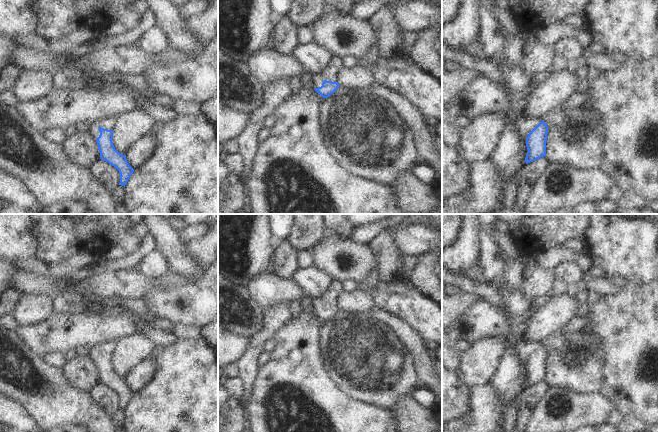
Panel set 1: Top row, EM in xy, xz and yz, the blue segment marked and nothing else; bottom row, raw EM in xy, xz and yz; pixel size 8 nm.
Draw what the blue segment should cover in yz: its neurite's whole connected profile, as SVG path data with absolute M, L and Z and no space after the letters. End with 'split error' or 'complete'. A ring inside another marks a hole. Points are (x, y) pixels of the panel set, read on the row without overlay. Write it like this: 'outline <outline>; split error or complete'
outline M524 337L515 344L515 351L520 361L526 364L527 378L525 386L530 387L546 380L548 351L539 341L527 341Z; split error

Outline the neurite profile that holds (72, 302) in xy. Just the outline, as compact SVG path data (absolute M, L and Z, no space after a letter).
M69 289L65 294L55 297L56 312L72 315L84 313L88 309L88 303L84 296L75 290Z

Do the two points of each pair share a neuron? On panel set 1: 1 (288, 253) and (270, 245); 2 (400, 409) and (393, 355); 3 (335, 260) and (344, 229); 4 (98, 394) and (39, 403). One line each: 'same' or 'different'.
1: different
2: different
3: different
4: different

